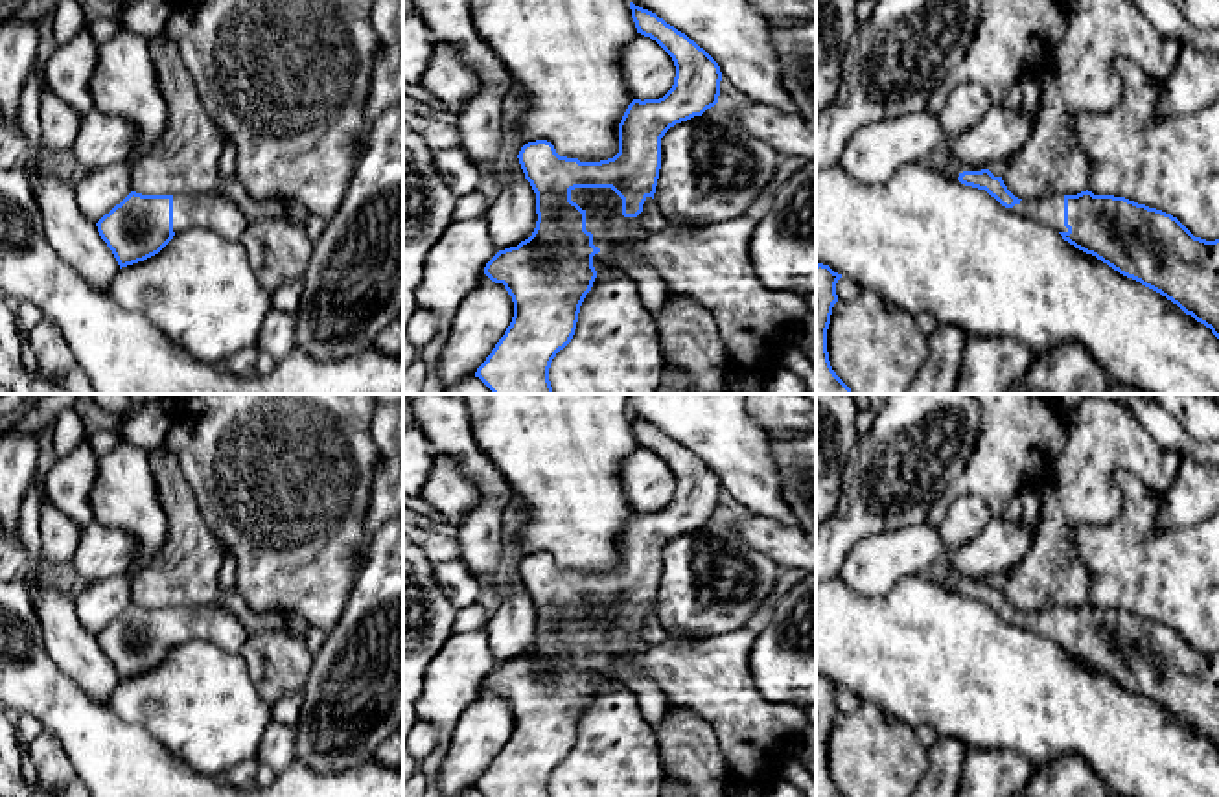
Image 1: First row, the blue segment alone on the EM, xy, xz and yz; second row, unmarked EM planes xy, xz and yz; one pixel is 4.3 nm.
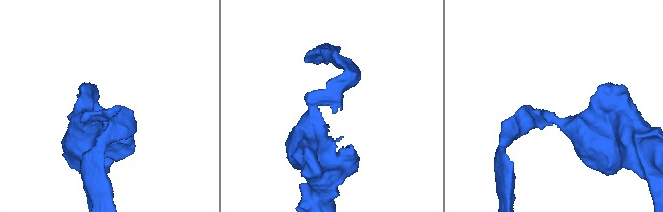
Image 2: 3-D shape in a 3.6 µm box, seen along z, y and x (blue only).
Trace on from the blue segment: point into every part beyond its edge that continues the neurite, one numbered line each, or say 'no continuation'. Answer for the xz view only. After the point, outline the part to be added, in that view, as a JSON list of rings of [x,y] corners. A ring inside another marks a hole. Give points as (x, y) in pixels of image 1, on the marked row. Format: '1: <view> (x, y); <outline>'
1: xz (615, 348); [[[575,188],[571,201],[586,212],[586,230],[600,248],[593,256],[597,278],[586,295],[571,342],[556,353],[549,368],[554,394],[656,394],[663,379],[663,350],[657,322],[643,306],[635,280],[613,263],[613,248],[632,243],[644,261],[665,282],[670,295],[687,296],[703,306],[716,320],[720,346],[729,372],[762,375],[766,381],[781,368],[786,337],[812,313],[807,298],[788,291],[773,291],[757,276],[749,243],[757,219],[740,215],[707,226],[670,223],[650,232],[637,217],[622,215],[622,199],[611,188]]]

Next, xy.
1: xy (214, 212); [[[217,193],[173,195],[173,232],[212,230],[225,239],[239,241],[249,221],[241,208]]]

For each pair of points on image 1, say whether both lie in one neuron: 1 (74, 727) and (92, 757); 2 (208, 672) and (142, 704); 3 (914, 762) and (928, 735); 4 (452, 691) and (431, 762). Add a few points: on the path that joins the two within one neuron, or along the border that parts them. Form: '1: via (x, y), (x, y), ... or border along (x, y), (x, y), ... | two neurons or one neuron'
1: via (80, 735), (92, 750) | one neuron
2: via (192, 689), (181, 700), (159, 700) | one neuron
3: border along (914, 729), (927, 750) | two neurons
4: via (444, 709), (444, 744) | one neuron

